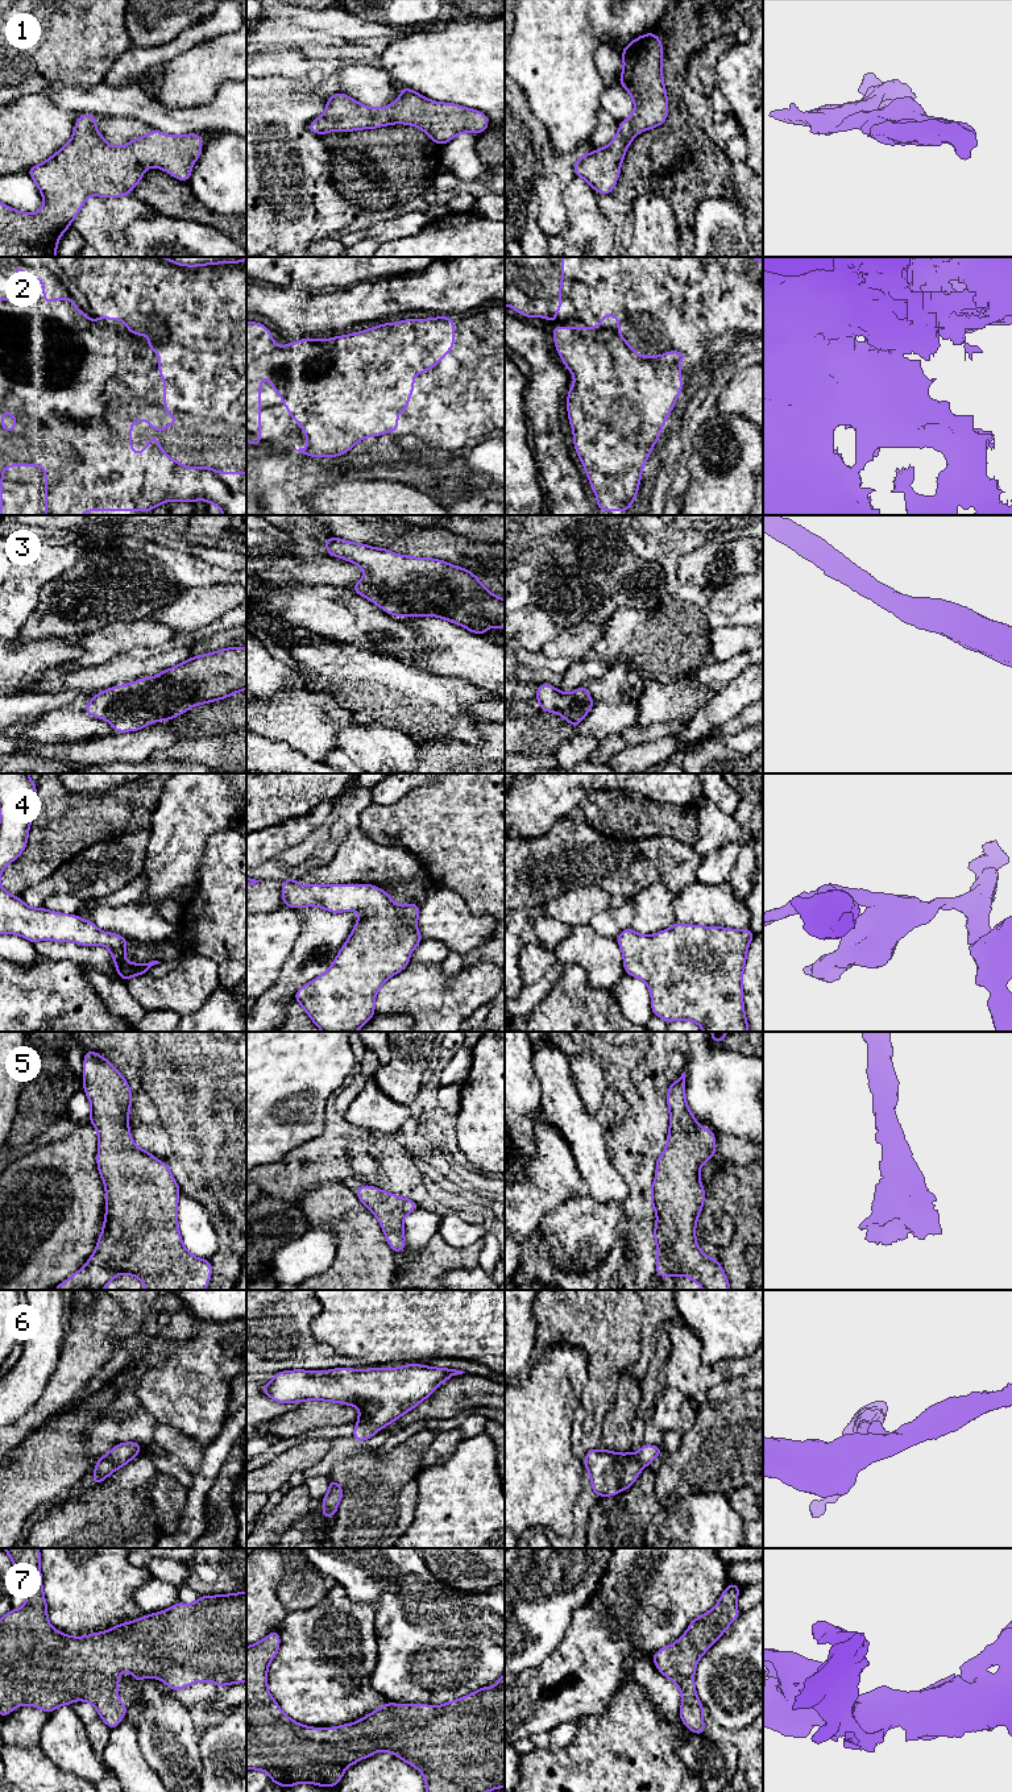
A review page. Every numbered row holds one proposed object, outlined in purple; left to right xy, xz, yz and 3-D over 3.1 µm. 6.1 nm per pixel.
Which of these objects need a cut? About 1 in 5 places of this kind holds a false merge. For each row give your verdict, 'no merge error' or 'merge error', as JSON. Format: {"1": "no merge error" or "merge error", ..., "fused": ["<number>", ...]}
{"1": "no merge error", "2": "no merge error", "3": "no merge error", "4": "no merge error", "5": "no merge error", "6": "no merge error", "7": "no merge error", "fused": []}

